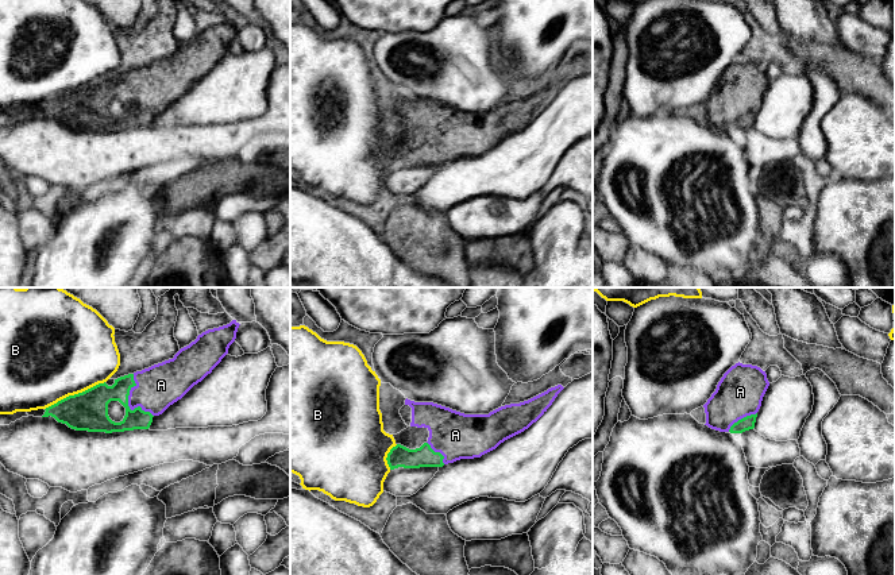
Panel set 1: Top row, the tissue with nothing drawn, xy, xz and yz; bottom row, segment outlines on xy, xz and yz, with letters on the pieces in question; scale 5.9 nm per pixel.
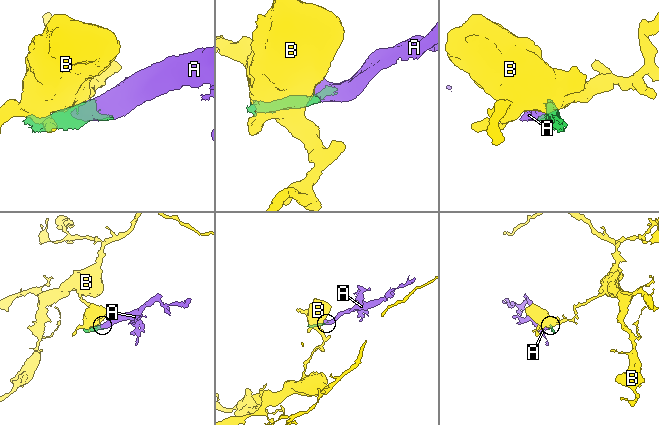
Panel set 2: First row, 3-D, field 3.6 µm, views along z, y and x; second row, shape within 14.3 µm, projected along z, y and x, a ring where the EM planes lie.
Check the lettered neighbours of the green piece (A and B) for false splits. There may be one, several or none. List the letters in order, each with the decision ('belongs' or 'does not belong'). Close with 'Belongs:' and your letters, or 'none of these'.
A: belongs
B: does not belong
Belongs: A

